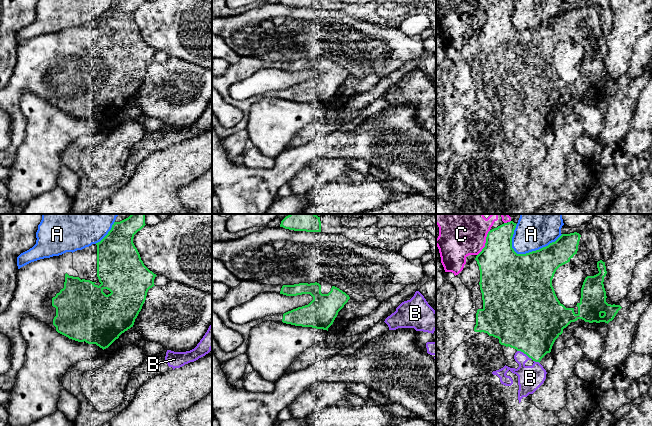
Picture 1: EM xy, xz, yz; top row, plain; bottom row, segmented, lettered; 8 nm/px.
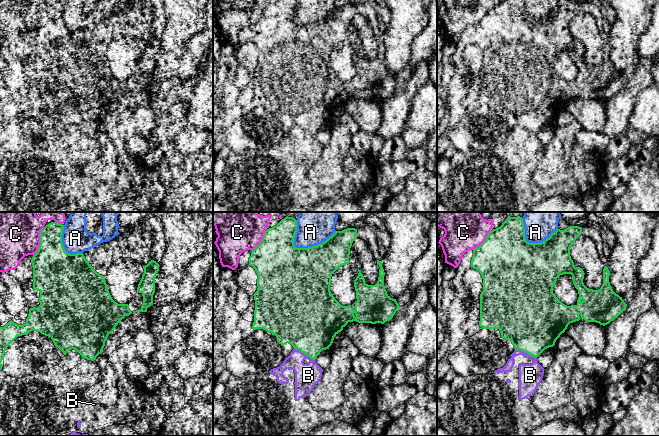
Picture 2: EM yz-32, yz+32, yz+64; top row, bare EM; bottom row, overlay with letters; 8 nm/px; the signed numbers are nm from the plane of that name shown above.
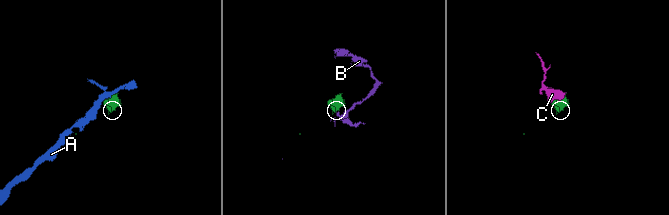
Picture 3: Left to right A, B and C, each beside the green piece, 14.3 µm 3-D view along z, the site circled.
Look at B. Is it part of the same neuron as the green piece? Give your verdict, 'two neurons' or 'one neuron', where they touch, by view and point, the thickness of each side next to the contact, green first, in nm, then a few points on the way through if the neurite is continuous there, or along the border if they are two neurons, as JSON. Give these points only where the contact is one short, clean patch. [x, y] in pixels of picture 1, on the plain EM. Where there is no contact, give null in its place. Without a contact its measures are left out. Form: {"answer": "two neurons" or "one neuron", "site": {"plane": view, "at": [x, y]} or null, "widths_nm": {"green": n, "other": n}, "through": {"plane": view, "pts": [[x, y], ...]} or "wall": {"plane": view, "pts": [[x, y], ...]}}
{"answer": "two neurons", "site": {"plane": "yz", "at": [528, 132]}, "widths_nm": {"green": 460, "other": 200}}

